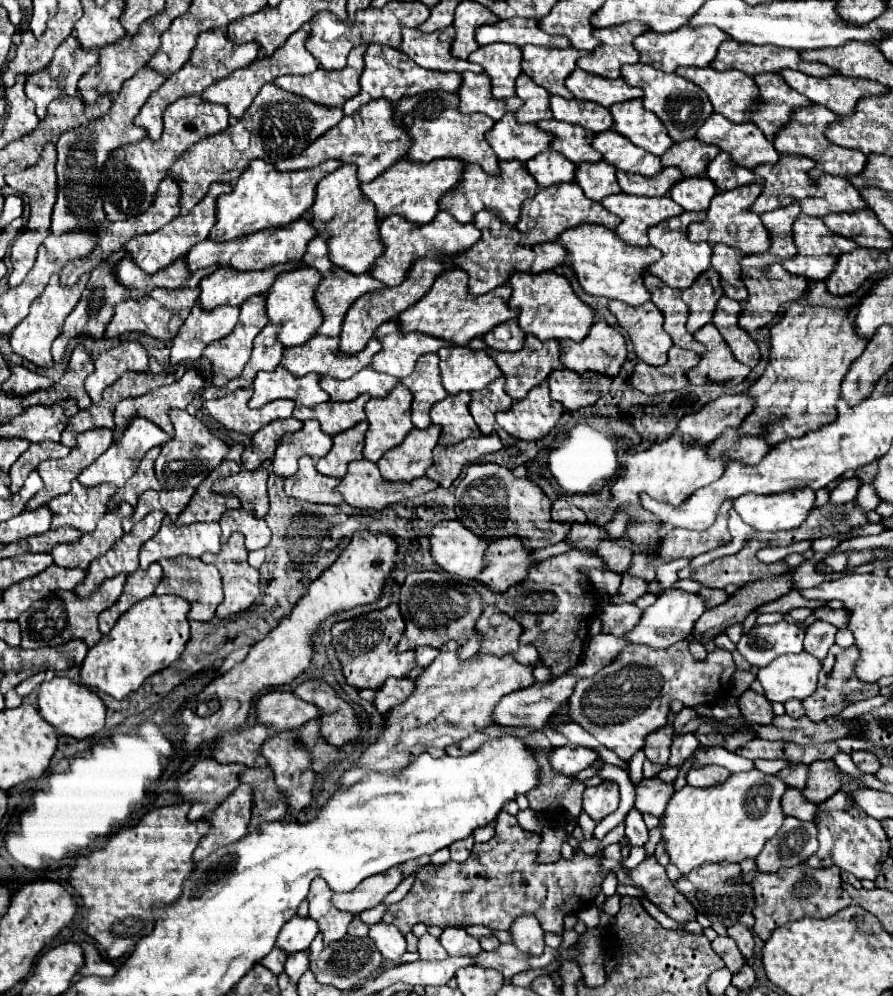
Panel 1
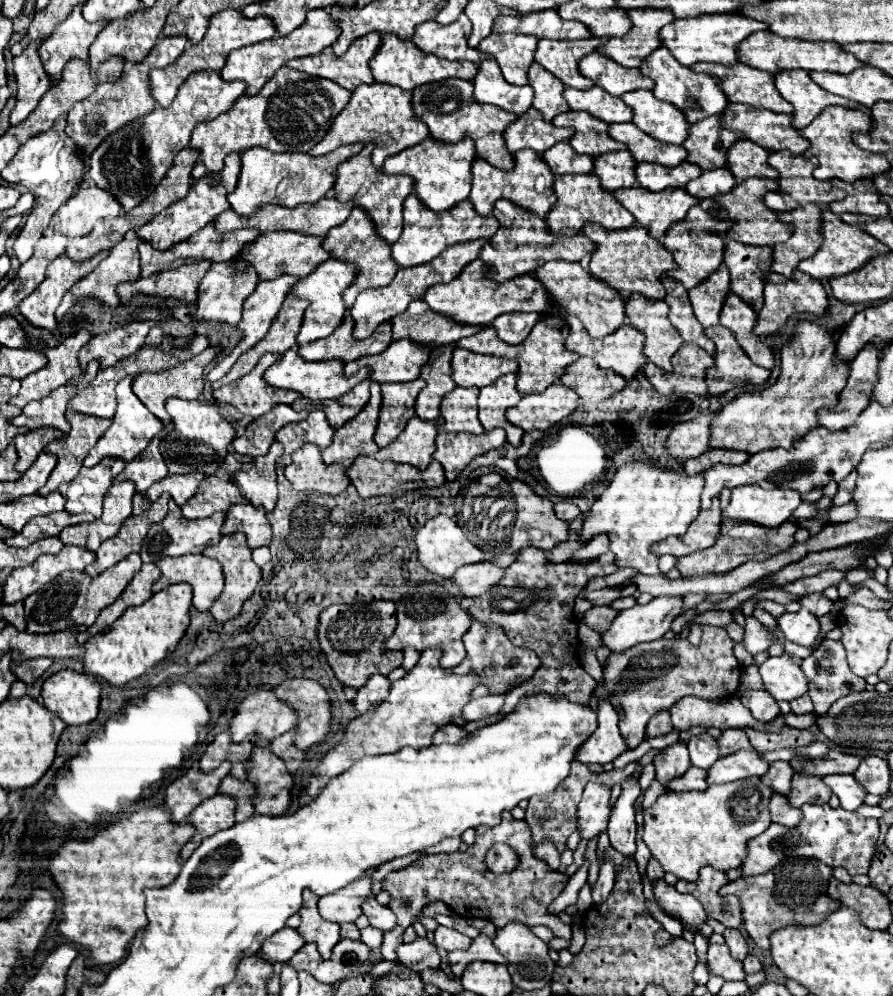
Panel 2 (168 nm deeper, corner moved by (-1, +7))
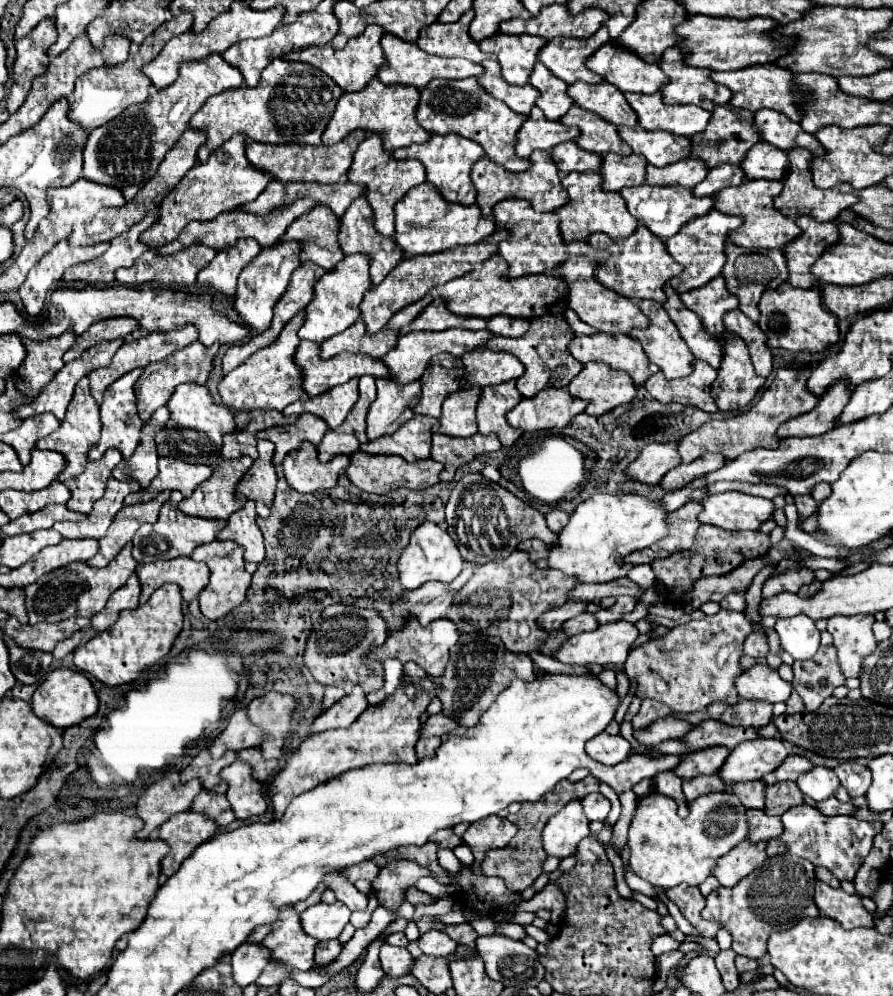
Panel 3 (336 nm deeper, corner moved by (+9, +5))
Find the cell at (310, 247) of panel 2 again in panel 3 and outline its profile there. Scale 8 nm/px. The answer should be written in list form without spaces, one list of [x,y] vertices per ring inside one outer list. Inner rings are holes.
[[[316,205],[310,213],[298,217],[282,237],[282,241],[300,239],[302,241],[302,261],[314,261],[324,269],[334,269],[344,253],[338,243],[340,217],[326,205]]]

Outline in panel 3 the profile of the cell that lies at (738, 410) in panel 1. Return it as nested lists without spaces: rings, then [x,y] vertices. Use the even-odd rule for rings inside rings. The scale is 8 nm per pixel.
[[[676,441],[650,443],[640,451],[636,461],[632,461],[626,467],[624,475],[644,485],[656,485],[664,477],[664,473],[668,473],[678,463],[680,463],[680,457],[678,457]]]

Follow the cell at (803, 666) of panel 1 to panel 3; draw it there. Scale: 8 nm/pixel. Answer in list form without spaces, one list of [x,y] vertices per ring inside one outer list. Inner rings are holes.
[[[754,665],[746,673],[734,679],[736,691],[742,699],[758,699],[768,703],[786,701],[792,693],[792,685],[782,681],[778,671],[766,665]]]

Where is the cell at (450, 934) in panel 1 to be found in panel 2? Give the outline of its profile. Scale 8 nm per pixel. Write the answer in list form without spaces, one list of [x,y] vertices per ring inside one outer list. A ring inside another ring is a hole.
[[[438,927],[434,931],[434,943],[436,947],[444,949],[444,951],[456,951],[456,949],[468,949],[472,939],[458,933],[456,929],[448,929],[448,927]]]

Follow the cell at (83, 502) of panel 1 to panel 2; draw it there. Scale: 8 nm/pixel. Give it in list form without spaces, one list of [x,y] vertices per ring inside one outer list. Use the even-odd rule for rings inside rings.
[[[104,459],[96,467],[82,467],[74,481],[60,485],[58,491],[66,499],[68,513],[92,513],[96,519],[102,511],[102,499],[114,477],[124,469],[120,459]]]

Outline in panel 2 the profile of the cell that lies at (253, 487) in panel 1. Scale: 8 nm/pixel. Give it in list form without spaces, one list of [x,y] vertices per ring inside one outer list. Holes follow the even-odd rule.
[[[276,441],[266,457],[258,457],[248,467],[234,475],[234,483],[240,493],[254,505],[272,511],[276,505],[276,459],[282,455],[282,447]]]

